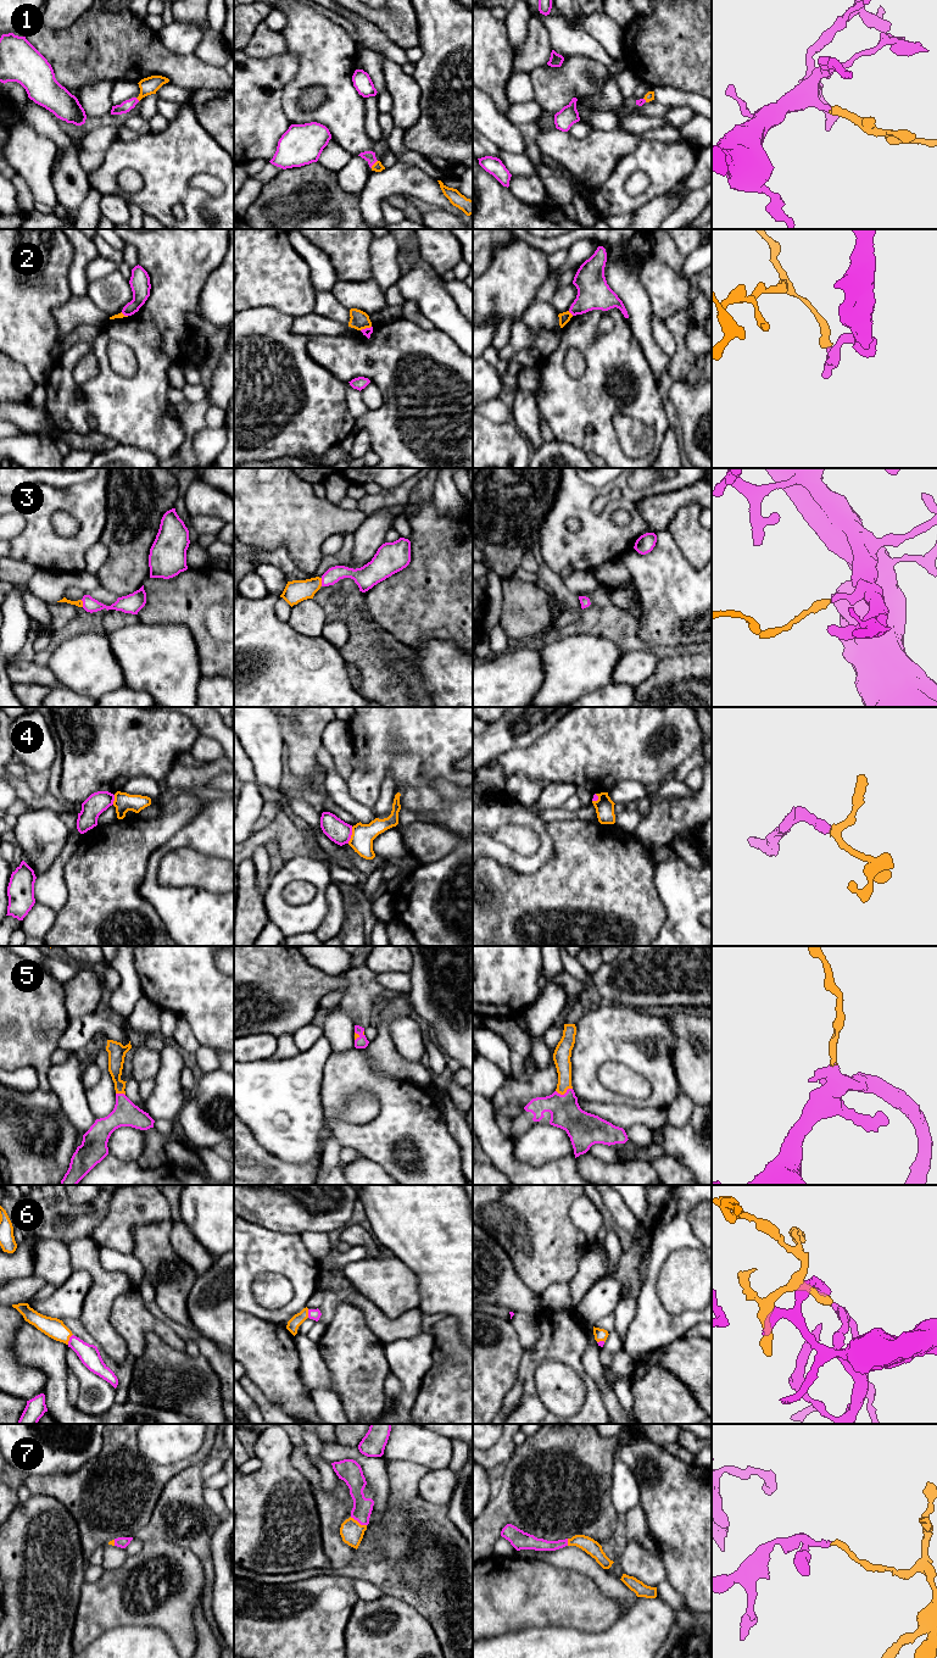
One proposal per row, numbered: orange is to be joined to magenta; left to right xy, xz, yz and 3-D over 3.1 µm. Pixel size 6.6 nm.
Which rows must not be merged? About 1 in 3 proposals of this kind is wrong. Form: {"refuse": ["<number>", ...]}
{"refuse": ["2", "4"]}

